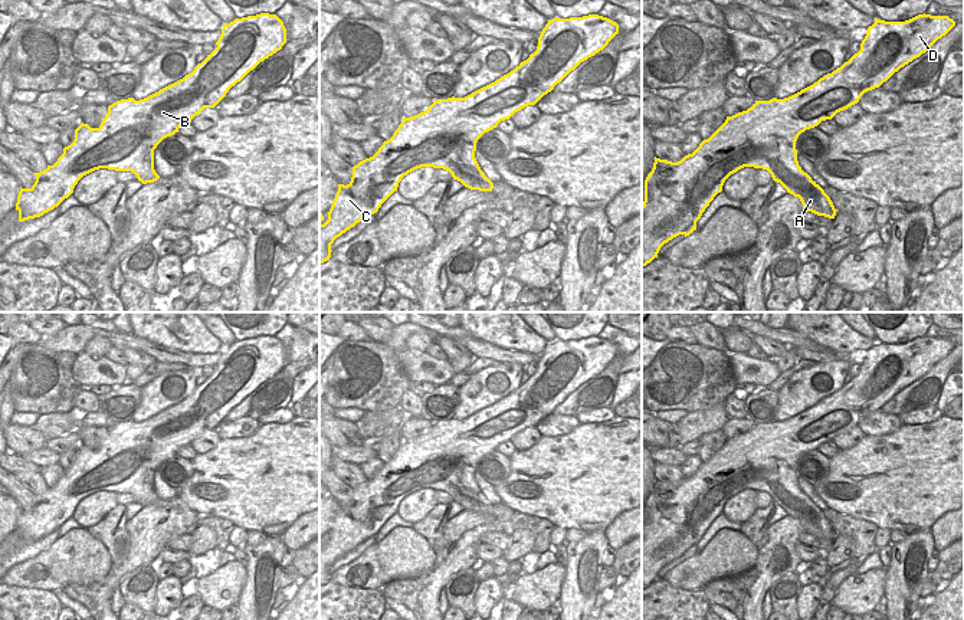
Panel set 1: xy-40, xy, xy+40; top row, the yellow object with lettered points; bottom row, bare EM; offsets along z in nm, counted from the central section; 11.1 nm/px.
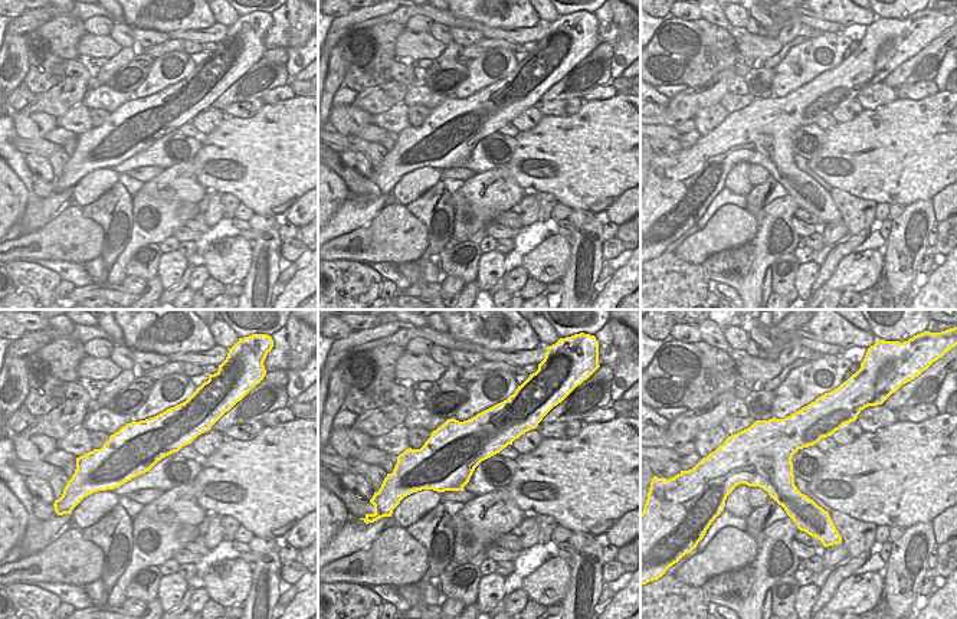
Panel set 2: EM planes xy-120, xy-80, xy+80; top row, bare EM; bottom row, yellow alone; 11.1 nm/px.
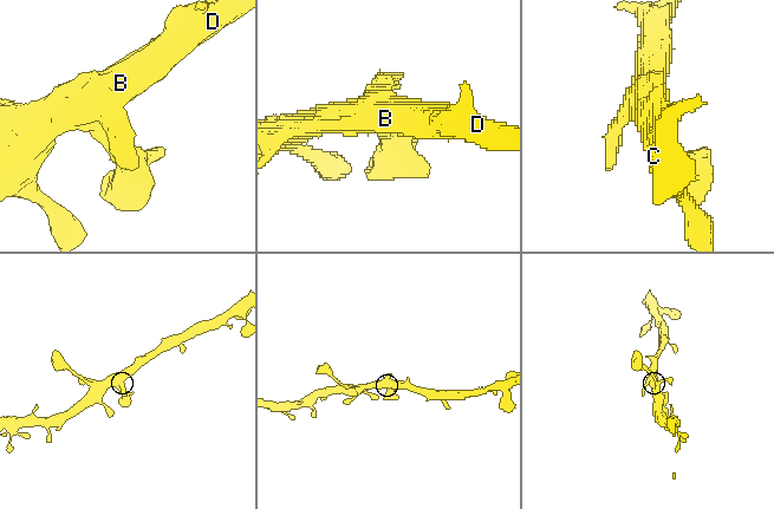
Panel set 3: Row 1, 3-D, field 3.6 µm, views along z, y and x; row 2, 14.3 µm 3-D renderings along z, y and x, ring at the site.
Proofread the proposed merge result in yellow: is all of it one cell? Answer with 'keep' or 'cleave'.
keep

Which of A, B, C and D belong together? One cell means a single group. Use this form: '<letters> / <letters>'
A B C D

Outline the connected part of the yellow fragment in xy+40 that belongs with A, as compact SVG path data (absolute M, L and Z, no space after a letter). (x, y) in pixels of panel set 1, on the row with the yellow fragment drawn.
M925 13L905 22L885 22L875 17L875 23L868 27L860 43L860 50L832 73L788 98L755 101L747 111L727 117L708 140L678 163L655 157L653 168L645 180L642 204L642 268L658 257L665 243L679 234L686 237L696 230L696 222L714 197L722 191L725 180L744 167L767 170L787 193L800 199L803 210L835 219L837 210L830 197L799 165L796 150L799 135L858 104L865 92L879 88L954 26L955 22L948 16Z

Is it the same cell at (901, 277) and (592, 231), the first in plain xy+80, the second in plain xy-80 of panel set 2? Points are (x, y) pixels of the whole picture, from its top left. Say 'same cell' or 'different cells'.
same cell

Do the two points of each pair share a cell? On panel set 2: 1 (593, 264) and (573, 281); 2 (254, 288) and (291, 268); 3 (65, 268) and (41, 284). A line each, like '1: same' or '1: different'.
1: same
2: different
3: different

